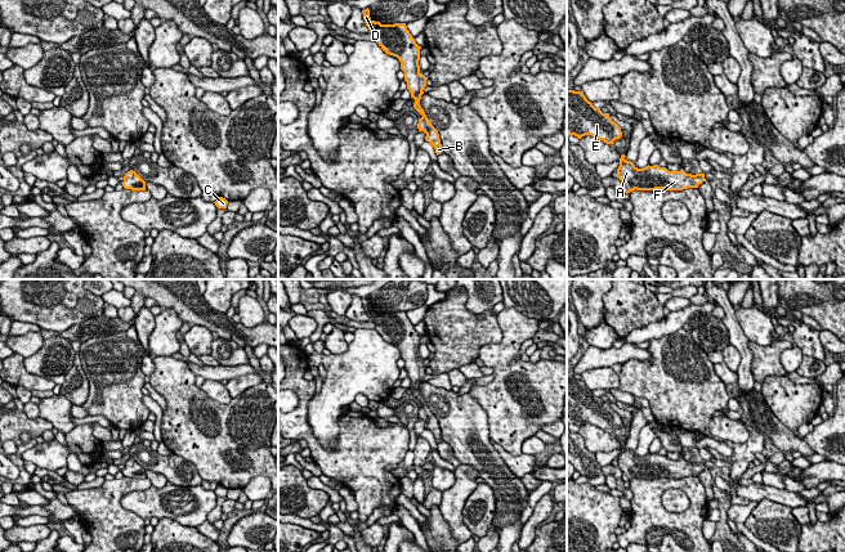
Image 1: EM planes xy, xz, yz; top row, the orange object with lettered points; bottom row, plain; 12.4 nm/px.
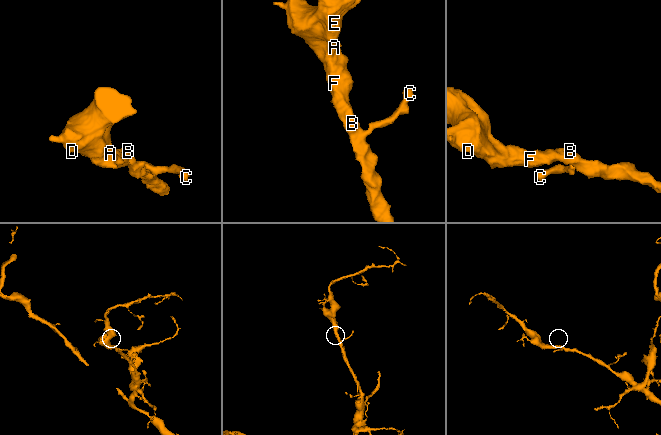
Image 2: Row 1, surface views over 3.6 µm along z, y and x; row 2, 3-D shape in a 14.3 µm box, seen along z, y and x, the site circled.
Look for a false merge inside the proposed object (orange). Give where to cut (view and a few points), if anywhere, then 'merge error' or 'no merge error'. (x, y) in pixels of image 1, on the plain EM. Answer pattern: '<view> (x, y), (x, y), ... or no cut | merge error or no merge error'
no cut | no merge error

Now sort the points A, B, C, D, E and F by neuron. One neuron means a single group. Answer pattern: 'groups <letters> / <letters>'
groups A B C D E F

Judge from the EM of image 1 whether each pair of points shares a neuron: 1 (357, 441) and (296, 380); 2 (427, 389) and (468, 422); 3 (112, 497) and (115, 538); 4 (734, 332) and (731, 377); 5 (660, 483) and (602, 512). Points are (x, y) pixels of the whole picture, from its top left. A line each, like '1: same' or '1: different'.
1: same
2: same
3: same
4: different
5: different

